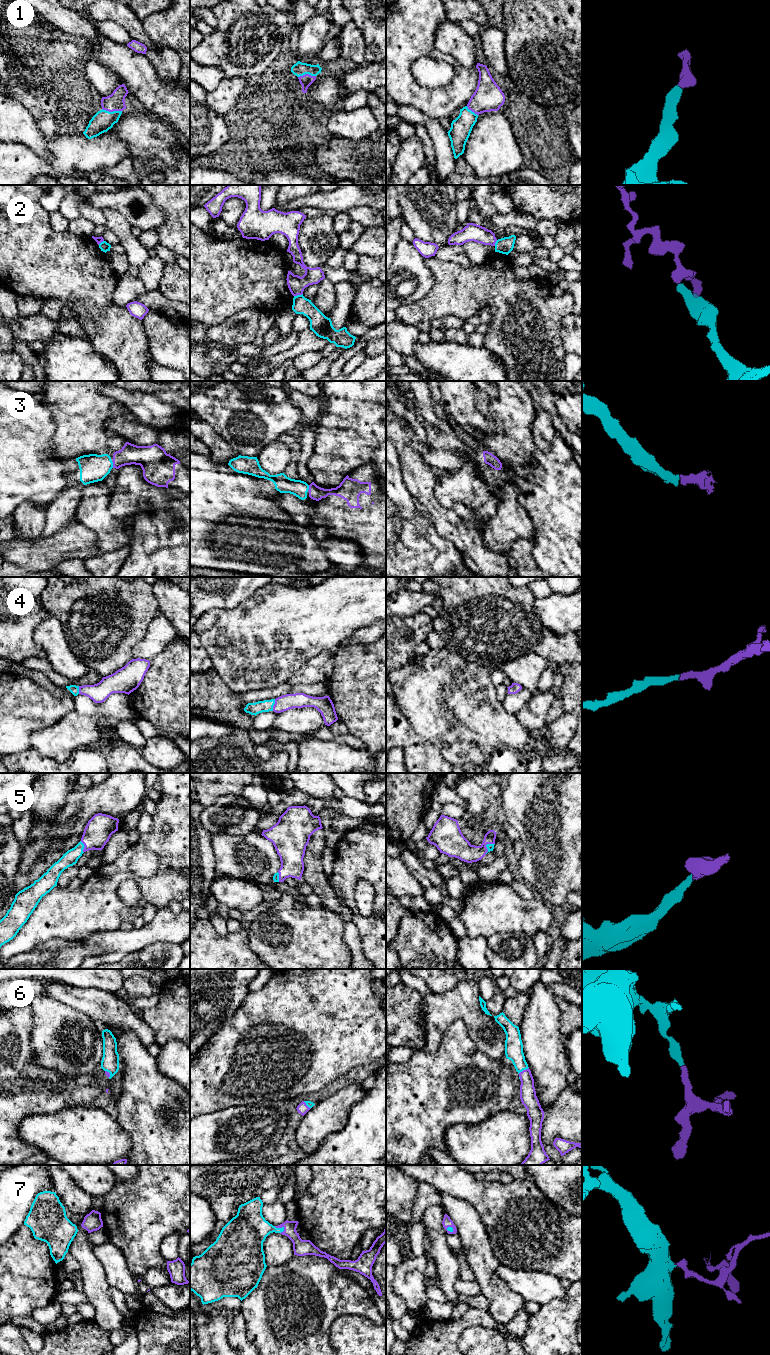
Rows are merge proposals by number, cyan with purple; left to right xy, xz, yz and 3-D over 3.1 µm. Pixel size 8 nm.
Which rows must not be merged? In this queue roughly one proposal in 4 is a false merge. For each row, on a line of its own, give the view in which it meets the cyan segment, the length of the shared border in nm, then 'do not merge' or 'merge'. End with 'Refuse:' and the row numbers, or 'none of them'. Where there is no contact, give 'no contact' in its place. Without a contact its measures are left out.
1: xy | 160 nm | merge
2: xz | 80 nm | do not merge
3: xy | 60 nm | merge
4: xz | 100 nm | merge
5: xy | 100 nm | merge
6: yz | 100 nm | merge
7: xz | 90 nm | merge
Refuse: 2

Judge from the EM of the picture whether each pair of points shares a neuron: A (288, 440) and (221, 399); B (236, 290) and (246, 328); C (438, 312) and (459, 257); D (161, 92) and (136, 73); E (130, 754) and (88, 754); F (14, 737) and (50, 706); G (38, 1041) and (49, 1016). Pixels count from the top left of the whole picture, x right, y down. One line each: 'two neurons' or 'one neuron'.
A: two neurons
B: two neurons
C: two neurons
D: one neuron
E: one neuron
F: one neuron
G: one neuron

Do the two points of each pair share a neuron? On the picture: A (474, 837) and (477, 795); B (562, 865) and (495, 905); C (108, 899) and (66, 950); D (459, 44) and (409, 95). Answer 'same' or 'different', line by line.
A: same
B: different
C: different
D: different

